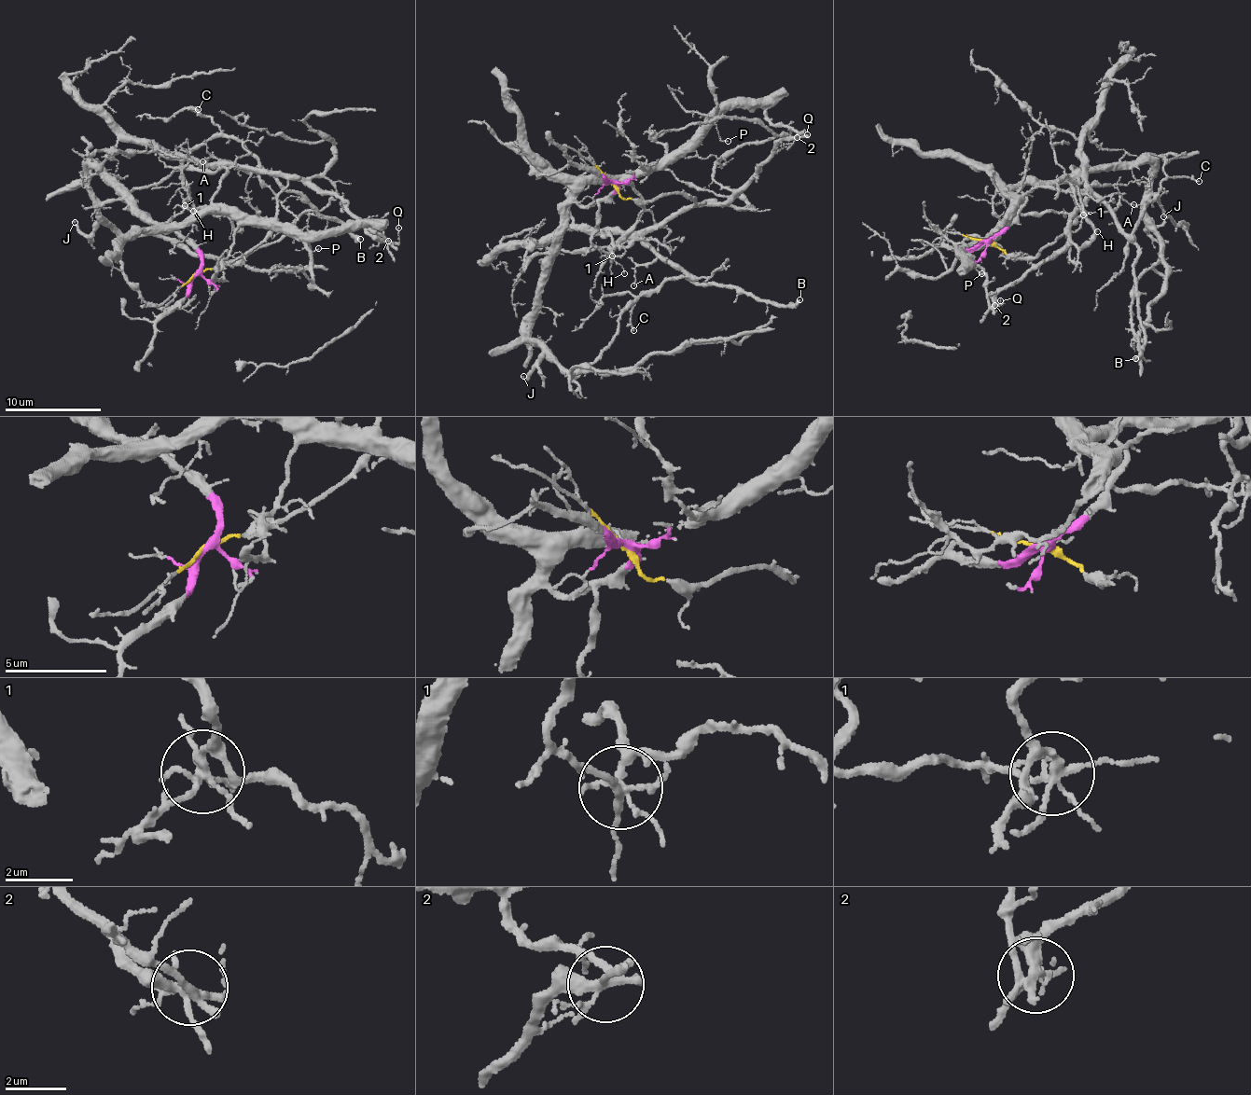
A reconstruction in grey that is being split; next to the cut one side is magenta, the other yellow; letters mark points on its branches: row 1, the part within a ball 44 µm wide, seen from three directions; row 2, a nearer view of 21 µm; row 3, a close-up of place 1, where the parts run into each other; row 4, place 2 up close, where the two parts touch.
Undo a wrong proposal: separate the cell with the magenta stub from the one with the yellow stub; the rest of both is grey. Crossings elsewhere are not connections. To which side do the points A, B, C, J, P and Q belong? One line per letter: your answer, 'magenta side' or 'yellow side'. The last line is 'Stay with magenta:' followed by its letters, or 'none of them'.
A: yellow side
B: yellow side
C: yellow side
J: magenta side
P: magenta side
Q: yellow side
Stay with magenta: J, P

